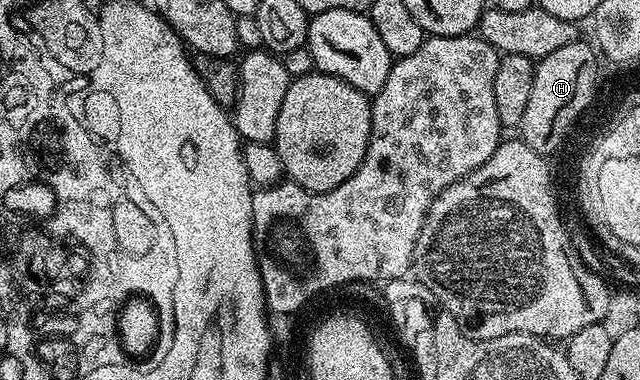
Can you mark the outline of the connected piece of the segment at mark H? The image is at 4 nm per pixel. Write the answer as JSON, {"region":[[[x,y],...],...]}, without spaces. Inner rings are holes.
{"region":[[[585,39],[573,41],[536,62],[531,96],[519,126],[520,140],[536,152],[538,149],[552,149],[557,145],[573,115],[589,100],[590,89],[593,89],[594,64],[599,53],[588,40],[586,41]]]}

